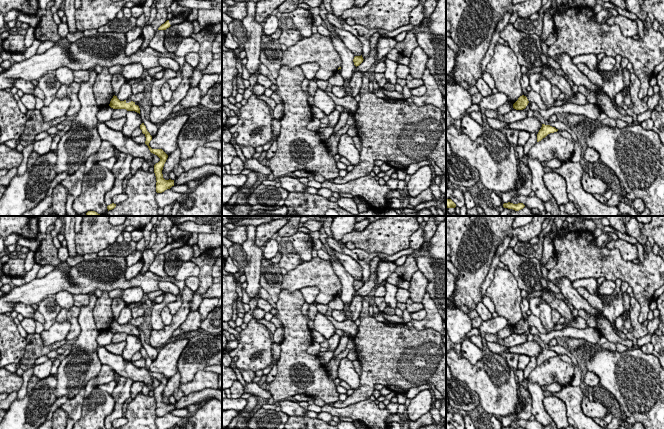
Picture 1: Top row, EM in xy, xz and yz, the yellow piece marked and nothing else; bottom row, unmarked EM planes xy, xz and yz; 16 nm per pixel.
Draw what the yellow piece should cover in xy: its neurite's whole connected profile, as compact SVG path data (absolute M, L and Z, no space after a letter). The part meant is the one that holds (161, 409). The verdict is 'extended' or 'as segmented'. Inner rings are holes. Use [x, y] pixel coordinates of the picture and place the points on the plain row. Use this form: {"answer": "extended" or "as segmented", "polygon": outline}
{"answer": "as segmented", "polygon": "M142 347L142 348L140 349L140 353L142 354L142 357L143 357L143 358L145 359L145 361L146 361L145 368L148 370L150 376L153 377L153 378L155 378L155 379L157 379L157 380L160 382L160 385L154 389L154 397L155 397L156 405L157 405L157 406L156 406L156 416L157 416L157 417L162 417L162 416L164 416L165 414L170 413L172 410L174 410L174 404L171 404L171 403L165 404L165 403L163 402L163 398L162 398L162 394L163 394L164 388L165 388L165 386L166 386L166 384L167 384L167 382L168 382L168 379L167 379L162 373L152 373L152 372L149 370L149 367L150 367L150 365L152 364L152 360L151 360L150 357L147 355L146 350L144 349L144 347Z"}

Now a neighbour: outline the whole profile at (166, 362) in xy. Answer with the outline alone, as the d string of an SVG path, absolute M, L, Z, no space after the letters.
M177 339L175 342L166 343L152 361L149 370L152 373L162 373L169 380L178 371L178 360L188 341L189 339Z

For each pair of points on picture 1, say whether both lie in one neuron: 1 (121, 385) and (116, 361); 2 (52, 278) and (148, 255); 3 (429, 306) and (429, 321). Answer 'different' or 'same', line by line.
1: different
2: different
3: same

